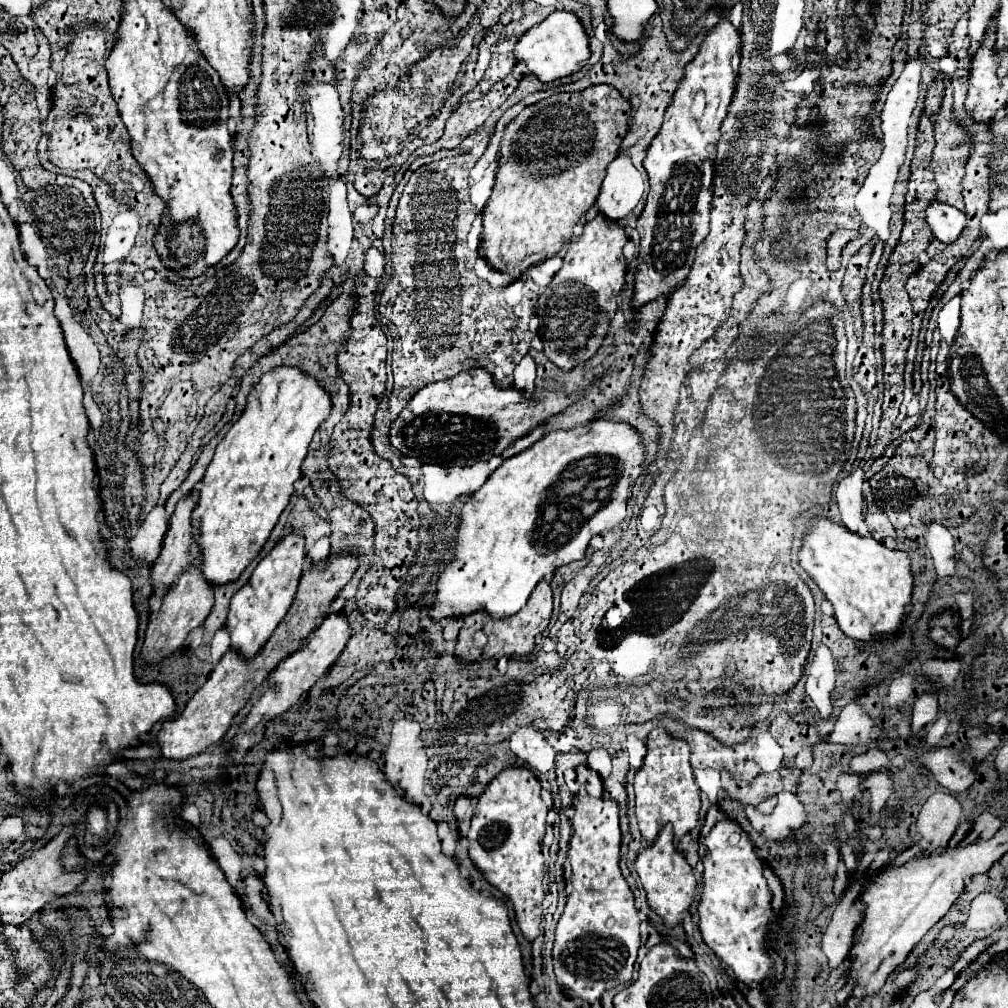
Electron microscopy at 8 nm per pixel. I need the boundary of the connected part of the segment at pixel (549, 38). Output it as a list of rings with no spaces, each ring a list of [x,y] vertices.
[[[554,12],[538,26],[530,28],[514,46],[516,60],[526,64],[528,74],[536,76],[540,82],[552,82],[558,78],[566,78],[570,74],[576,74],[590,58],[588,48],[588,34],[582,26],[582,22],[570,14],[570,12]]]

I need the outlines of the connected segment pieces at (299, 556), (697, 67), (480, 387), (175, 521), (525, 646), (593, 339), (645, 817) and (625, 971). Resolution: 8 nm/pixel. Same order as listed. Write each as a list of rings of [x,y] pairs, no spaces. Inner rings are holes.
[[[290,534],[282,538],[274,546],[274,550],[256,566],[250,582],[232,596],[230,614],[226,622],[226,628],[230,632],[230,648],[240,652],[246,660],[254,658],[262,650],[262,646],[270,640],[272,632],[292,606],[304,562],[304,538],[300,534]]]
[[[722,18],[704,38],[698,56],[686,66],[686,74],[666,110],[660,134],[652,140],[644,158],[644,168],[650,178],[650,192],[646,208],[636,222],[640,234],[640,254],[634,276],[632,308],[640,308],[660,296],[668,296],[674,288],[682,286],[698,244],[708,234],[712,180],[716,144],[720,140],[720,126],[726,118],[728,106],[734,96],[736,76],[730,60],[740,48],[738,30]],[[698,92],[706,96],[706,108],[700,118],[692,116],[692,100]]]
[[[472,368],[466,372],[456,374],[454,378],[432,382],[424,386],[416,396],[408,402],[408,406],[398,414],[398,418],[390,426],[388,440],[390,444],[400,450],[404,456],[412,456],[420,460],[422,464],[436,464],[436,466],[472,466],[474,462],[484,462],[492,454],[502,454],[504,448],[508,448],[516,438],[522,438],[528,434],[534,426],[548,420],[552,414],[558,414],[566,406],[574,404],[574,394],[564,396],[556,392],[540,390],[536,392],[538,402],[528,402],[522,392],[516,388],[498,388],[492,380],[492,376],[482,368]]]
[[[192,496],[180,500],[170,518],[170,528],[164,536],[162,552],[152,566],[152,590],[172,588],[178,576],[198,558],[198,546],[190,528],[190,514],[196,502]]]
[[[542,580],[536,590],[530,596],[530,602],[514,616],[504,618],[504,620],[492,620],[488,614],[478,612],[478,614],[470,614],[464,618],[464,626],[460,628],[458,640],[456,640],[456,648],[454,648],[454,656],[462,662],[462,664],[472,664],[472,662],[482,662],[482,660],[498,660],[502,656],[528,656],[534,646],[536,646],[536,636],[540,632],[544,632],[544,628],[548,626],[552,616],[552,590],[550,584],[546,580]],[[476,632],[484,632],[488,638],[488,644],[484,648],[478,648],[474,644],[474,634]]]
[[[594,218],[584,226],[582,236],[570,242],[562,270],[556,272],[546,292],[538,298],[538,336],[544,342],[544,354],[564,372],[590,360],[608,334],[610,320],[618,310],[618,294],[624,286],[626,258],[622,248],[626,242],[628,238],[620,224]]]
[[[662,726],[648,734],[646,748],[648,754],[644,758],[644,764],[634,776],[636,818],[642,832],[642,840],[646,844],[652,844],[662,826],[672,824],[674,844],[678,844],[684,834],[696,828],[700,810],[700,788],[694,780],[694,772],[690,766],[690,748],[684,740],[672,738]]]
[[[580,796],[574,808],[572,824],[572,840],[568,846],[567,867],[564,880],[572,884],[572,892],[568,894],[564,914],[556,926],[556,942],[554,942],[554,972],[560,988],[568,996],[582,998],[586,1002],[596,1002],[606,990],[612,990],[620,984],[628,984],[632,980],[632,968],[640,948],[640,918],[634,906],[634,894],[626,884],[620,870],[620,844],[622,832],[618,826],[618,804],[606,798]]]

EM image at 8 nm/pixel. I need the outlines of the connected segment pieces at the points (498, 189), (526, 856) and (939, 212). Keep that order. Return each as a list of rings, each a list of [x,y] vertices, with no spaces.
[[[598,84],[598,86],[590,86],[586,90],[580,90],[580,92],[570,92],[570,94],[552,94],[532,106],[526,106],[510,124],[506,124],[506,130],[504,130],[504,136],[502,136],[502,142],[500,142],[500,152],[498,152],[498,174],[496,174],[496,182],[494,182],[494,188],[492,188],[492,196],[488,198],[486,206],[484,206],[484,212],[482,212],[482,234],[480,234],[480,240],[482,240],[482,258],[498,272],[506,272],[510,274],[512,278],[520,278],[524,276],[534,264],[542,262],[542,260],[548,260],[552,256],[556,256],[560,252],[560,248],[570,242],[572,238],[572,230],[574,226],[578,224],[580,216],[586,214],[592,204],[596,202],[598,198],[598,190],[600,190],[600,184],[606,176],[606,166],[618,156],[618,150],[620,150],[620,144],[622,144],[622,138],[626,136],[628,132],[628,116],[630,116],[630,102],[624,100],[620,96],[620,92],[612,86],[606,86],[606,84]]]
[[[508,768],[500,772],[480,794],[466,834],[470,842],[470,860],[492,886],[512,900],[516,922],[528,942],[534,942],[540,934],[542,900],[546,896],[542,888],[544,856],[540,850],[548,808],[540,798],[540,790],[540,782],[526,768]]]
[[[932,202],[926,210],[926,220],[936,236],[936,240],[944,244],[952,244],[958,240],[962,230],[966,228],[966,216],[954,206],[944,202]]]

